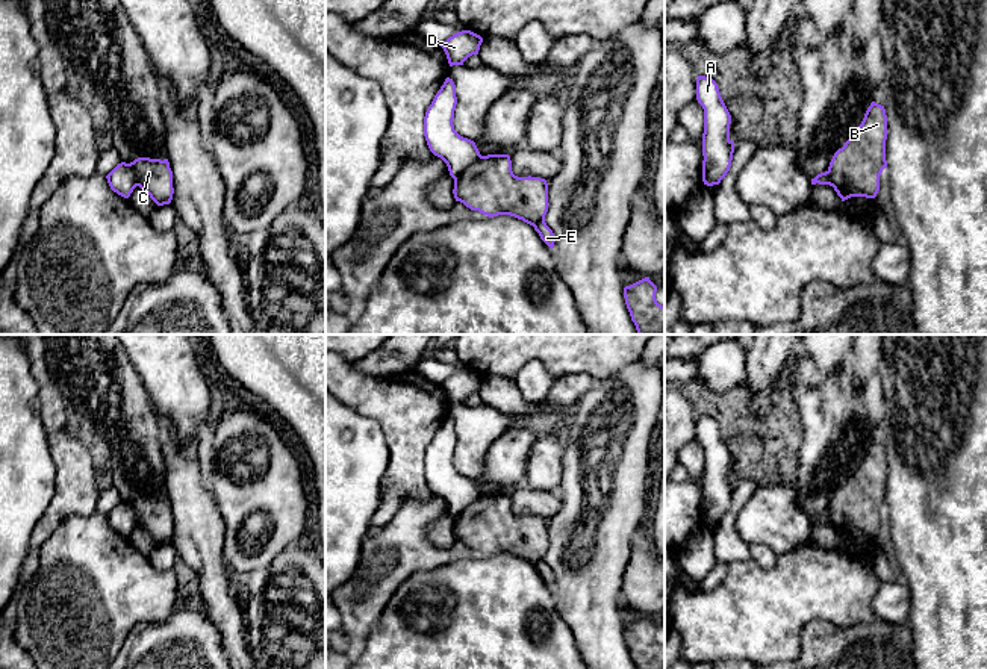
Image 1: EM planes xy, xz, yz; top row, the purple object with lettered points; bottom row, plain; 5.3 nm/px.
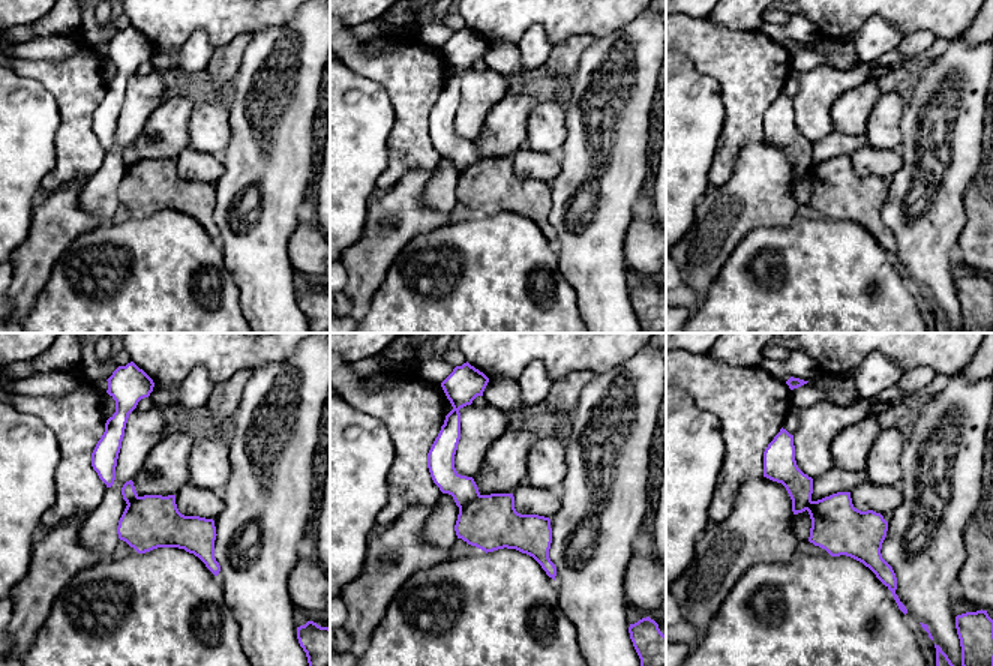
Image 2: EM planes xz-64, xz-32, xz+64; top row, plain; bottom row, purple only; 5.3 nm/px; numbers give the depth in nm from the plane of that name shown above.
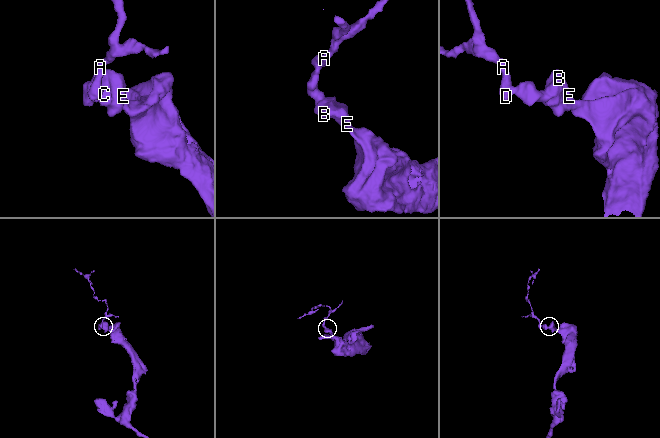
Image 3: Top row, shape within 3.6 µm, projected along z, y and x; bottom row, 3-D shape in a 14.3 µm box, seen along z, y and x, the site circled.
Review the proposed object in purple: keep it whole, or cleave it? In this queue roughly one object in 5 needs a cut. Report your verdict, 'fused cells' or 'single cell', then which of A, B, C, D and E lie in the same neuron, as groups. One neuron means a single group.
fused cells; A D / B C E

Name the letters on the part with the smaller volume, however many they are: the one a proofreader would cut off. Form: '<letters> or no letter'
A, D

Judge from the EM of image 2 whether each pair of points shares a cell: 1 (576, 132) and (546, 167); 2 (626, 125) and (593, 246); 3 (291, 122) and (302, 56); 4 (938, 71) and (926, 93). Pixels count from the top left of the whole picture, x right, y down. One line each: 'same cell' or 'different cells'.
1: different cells
2: same cell
3: same cell
4: same cell

